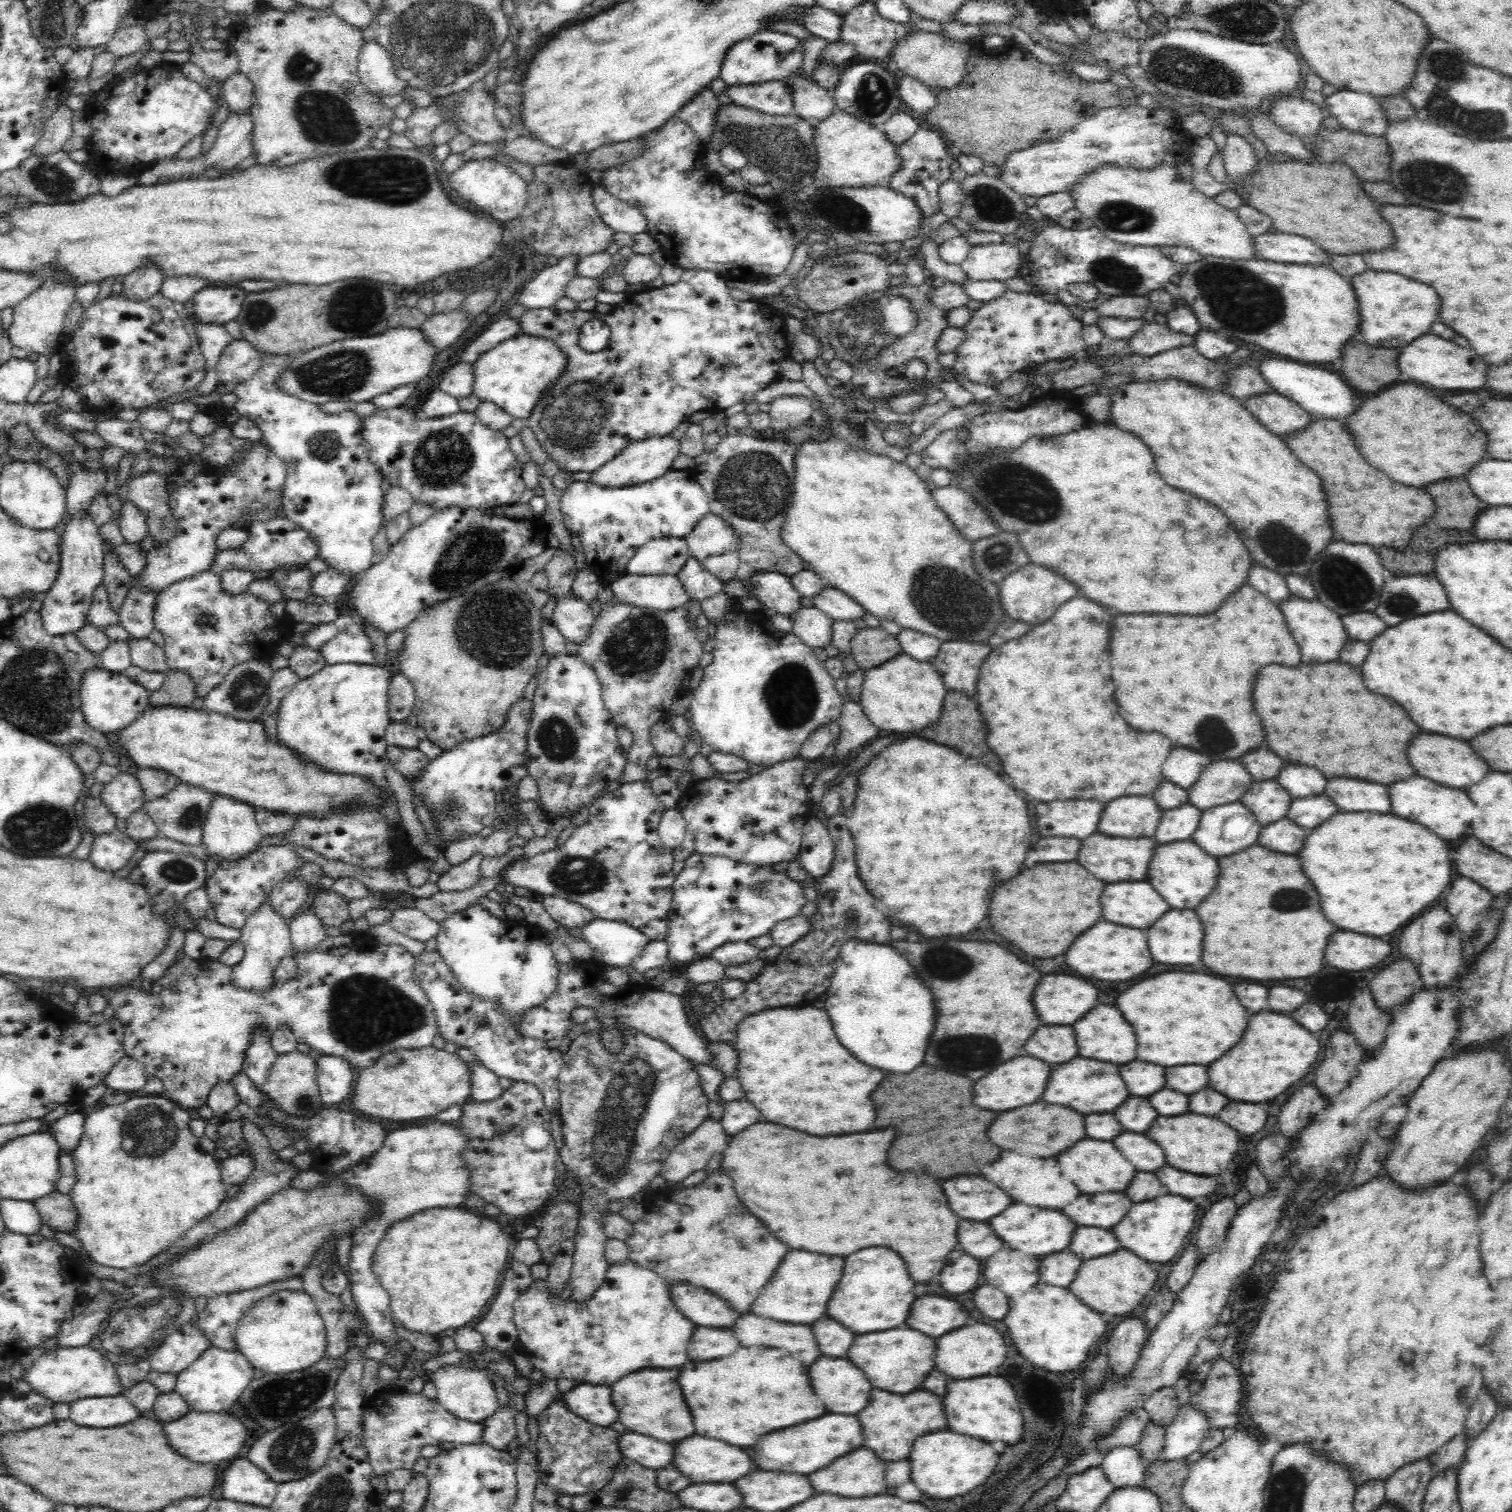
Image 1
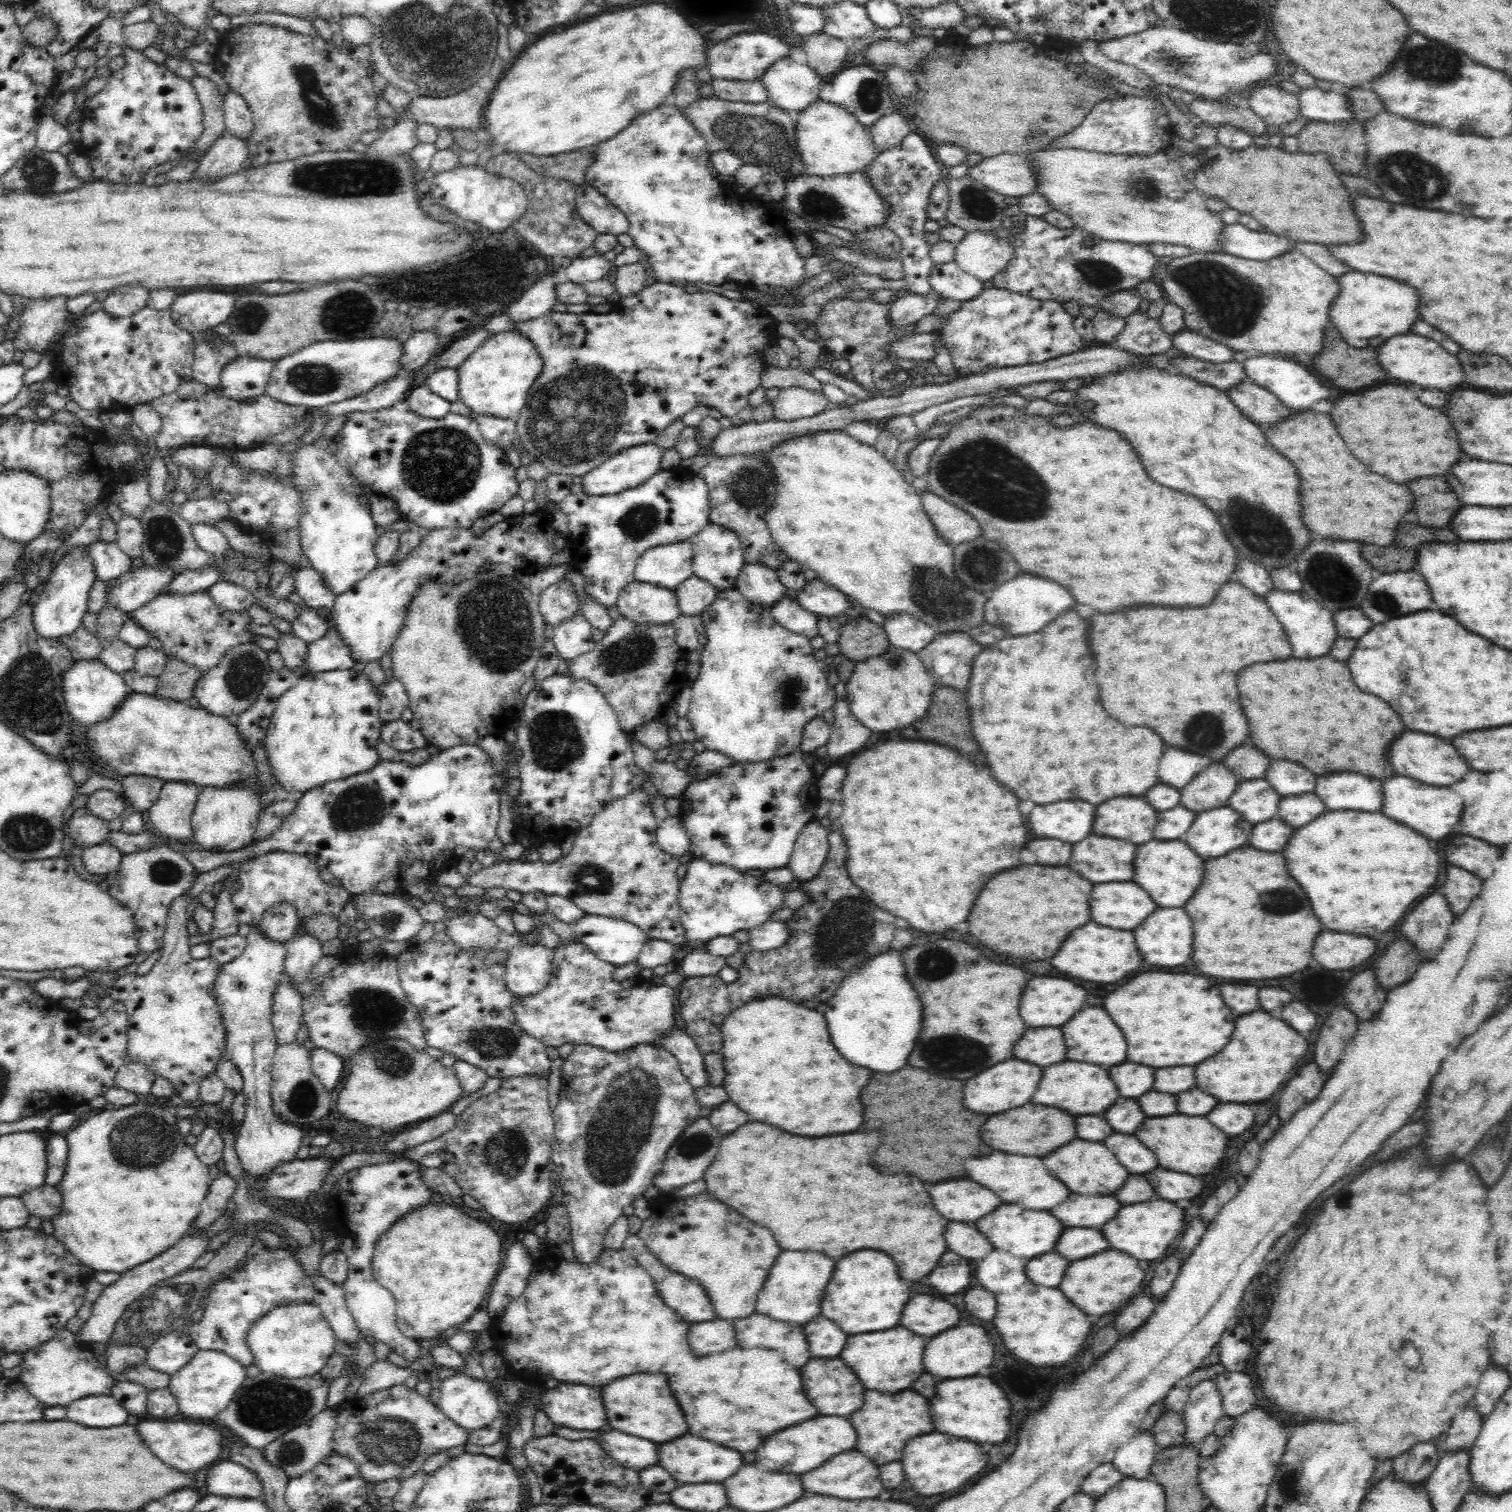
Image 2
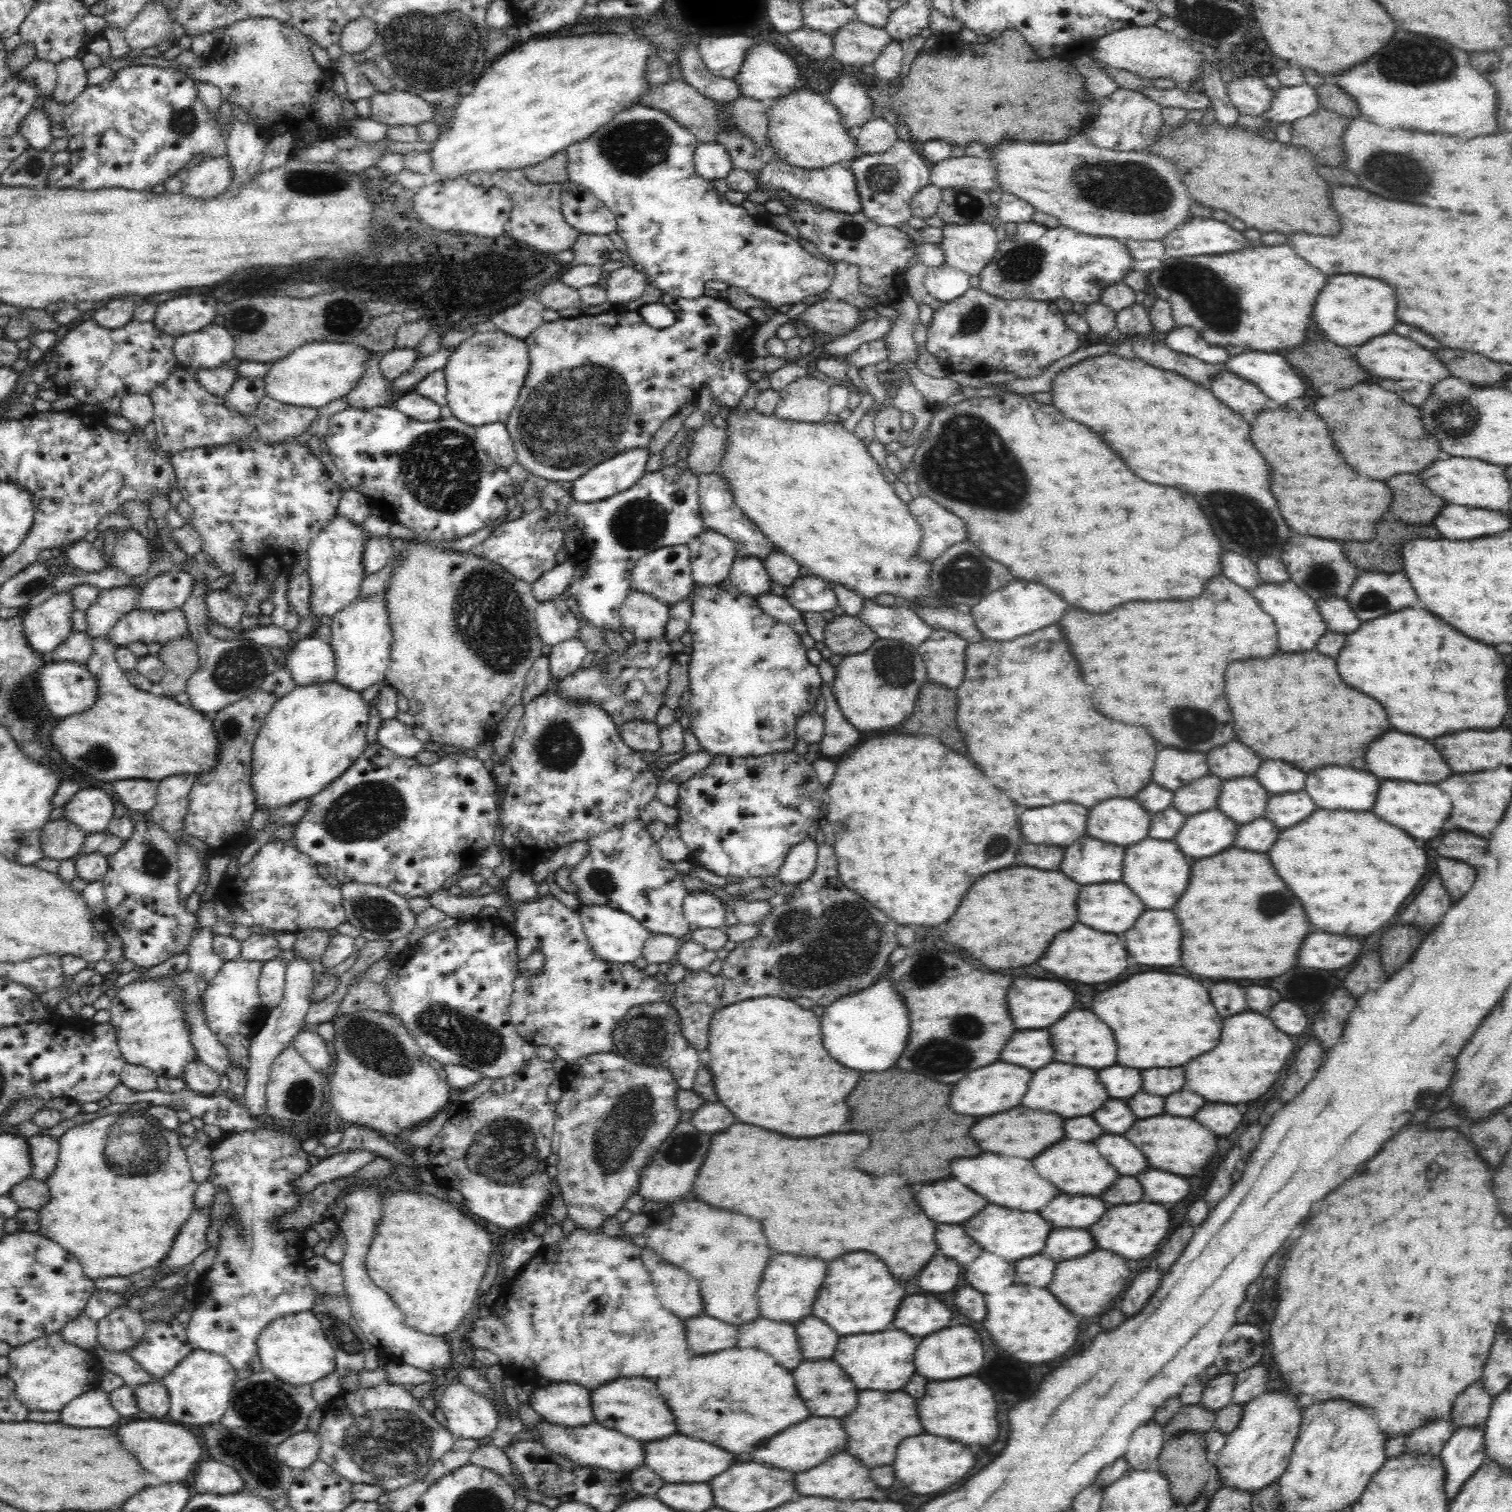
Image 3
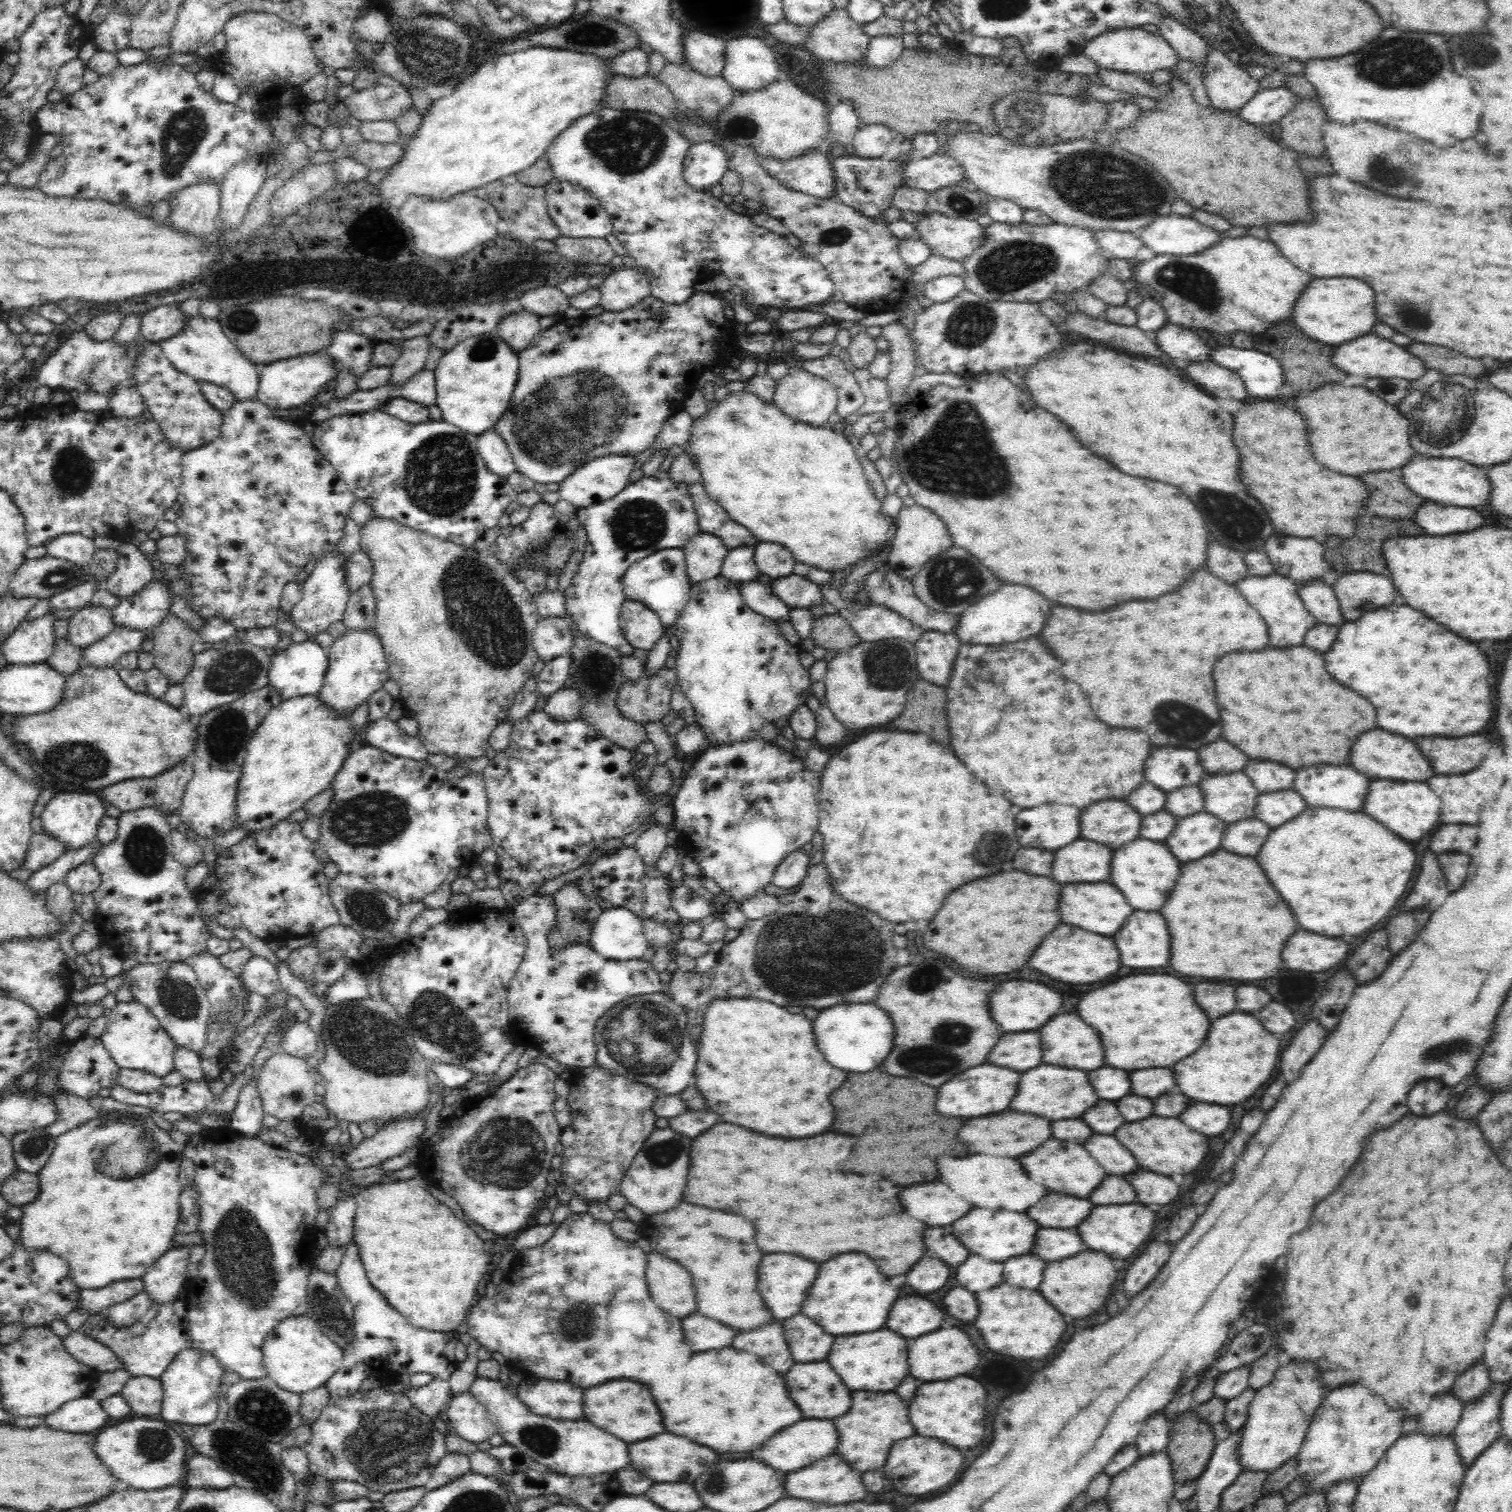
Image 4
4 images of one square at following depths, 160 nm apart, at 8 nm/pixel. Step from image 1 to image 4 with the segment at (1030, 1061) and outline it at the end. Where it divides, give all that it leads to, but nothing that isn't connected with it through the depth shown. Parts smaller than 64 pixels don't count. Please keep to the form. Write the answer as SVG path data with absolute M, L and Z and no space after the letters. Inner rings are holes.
M980 1064L974 1066L954 1078L950 1078L944 1086L938 1088L938 1100L936 1110L946 1116L964 1116L964 1118L976 1118L976 1116L988 1116L998 1114L1008 1108L1016 1094L1016 1086L1020 1080L1020 1072L998 1068L992 1064Z

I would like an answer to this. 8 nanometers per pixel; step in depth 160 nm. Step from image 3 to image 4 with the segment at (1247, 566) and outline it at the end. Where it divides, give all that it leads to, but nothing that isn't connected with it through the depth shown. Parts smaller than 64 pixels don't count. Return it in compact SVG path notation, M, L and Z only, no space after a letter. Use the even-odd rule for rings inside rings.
M1210 542L1204 562L1210 574L1234 585L1235 582L1247 577L1246 563L1242 556L1243 553L1232 550L1220 542Z

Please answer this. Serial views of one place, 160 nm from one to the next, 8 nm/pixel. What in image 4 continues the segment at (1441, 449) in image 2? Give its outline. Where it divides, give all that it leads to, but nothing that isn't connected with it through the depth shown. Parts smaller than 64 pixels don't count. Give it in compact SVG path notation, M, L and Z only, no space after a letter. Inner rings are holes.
M1330 382L1310 392L1306 398L1294 400L1308 430L1308 442L1316 462L1336 470L1338 474L1360 476L1374 470L1392 470L1404 466L1414 450L1408 440L1408 420L1398 410L1362 386L1342 386Z

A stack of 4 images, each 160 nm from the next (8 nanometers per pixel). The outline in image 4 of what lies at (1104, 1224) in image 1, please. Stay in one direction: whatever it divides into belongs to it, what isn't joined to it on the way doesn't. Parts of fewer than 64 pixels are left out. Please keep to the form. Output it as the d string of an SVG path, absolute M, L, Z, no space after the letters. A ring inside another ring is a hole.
M1048 1194L1026 1214L1042 1228L1072 1228L1078 1226L1092 1210L1092 1204L1084 1198L1072 1198L1062 1194Z

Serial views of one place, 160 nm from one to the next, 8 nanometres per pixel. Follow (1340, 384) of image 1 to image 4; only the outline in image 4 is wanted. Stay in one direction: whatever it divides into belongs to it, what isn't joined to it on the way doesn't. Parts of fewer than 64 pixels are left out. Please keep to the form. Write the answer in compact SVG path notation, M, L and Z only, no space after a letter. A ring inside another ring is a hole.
M1219 342L1217 348L1210 348L1208 358L1238 373L1249 399L1267 400L1279 395L1283 385L1282 367L1276 359L1256 350L1242 350L1224 344L1226 342Z

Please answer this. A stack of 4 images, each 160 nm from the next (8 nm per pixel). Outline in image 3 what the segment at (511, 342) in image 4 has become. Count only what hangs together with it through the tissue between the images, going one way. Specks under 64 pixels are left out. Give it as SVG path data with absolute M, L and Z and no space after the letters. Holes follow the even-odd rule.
M528 296L522 304L516 304L504 310L502 314L496 314L492 321L498 330L524 341L543 323L543 310L544 307L534 299L534 296Z

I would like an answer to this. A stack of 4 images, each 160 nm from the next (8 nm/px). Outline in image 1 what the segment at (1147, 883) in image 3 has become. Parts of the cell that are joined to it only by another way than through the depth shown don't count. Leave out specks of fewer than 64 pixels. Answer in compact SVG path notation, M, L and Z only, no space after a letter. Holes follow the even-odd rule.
M1190 840L1184 842L1172 842L1172 844L1162 844L1154 850L1148 872L1146 872L1146 882L1150 882L1156 892L1170 904L1169 908L1194 908L1198 906L1216 886L1218 880L1218 862L1210 854L1206 854L1202 848L1196 846Z

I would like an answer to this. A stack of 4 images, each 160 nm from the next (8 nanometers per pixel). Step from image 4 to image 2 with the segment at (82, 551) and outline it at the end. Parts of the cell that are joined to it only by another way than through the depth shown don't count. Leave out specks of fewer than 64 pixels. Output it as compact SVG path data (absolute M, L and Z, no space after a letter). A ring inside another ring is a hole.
M97 541L84 546L82 551L90 557L94 565L94 575L100 581L106 582L118 578L130 571L132 559L122 553L117 543Z

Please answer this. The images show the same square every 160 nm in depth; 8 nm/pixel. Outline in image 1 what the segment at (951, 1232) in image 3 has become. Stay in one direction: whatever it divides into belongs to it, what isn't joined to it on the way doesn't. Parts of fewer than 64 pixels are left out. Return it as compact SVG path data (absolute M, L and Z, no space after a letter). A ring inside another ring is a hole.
M960 1220L958 1222L958 1242L964 1252L968 1252L970 1256L978 1260L987 1259L1002 1248L1002 1239L996 1236L986 1221Z

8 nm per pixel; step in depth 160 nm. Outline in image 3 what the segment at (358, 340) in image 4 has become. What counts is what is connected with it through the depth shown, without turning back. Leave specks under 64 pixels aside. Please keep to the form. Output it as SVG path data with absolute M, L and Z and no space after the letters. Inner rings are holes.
M366 351L366 360L362 364L362 374L347 395L348 403L353 408L375 408L389 406L396 397L387 396L386 388L390 381L382 377L379 362L382 355Z

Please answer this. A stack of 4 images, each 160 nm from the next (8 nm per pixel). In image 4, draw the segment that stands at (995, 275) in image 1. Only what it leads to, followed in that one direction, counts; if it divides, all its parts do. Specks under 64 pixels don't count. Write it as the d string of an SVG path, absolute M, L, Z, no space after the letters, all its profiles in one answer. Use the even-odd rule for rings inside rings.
M920 212L912 225L916 229L916 238L928 246L930 254L945 256L956 262L972 254L985 234L985 227L976 220L952 218L941 212Z

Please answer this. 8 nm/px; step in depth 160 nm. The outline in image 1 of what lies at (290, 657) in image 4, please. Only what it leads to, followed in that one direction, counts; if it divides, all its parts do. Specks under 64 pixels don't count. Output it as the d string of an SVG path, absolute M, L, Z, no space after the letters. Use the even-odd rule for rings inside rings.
M348 623L344 630L336 633L334 638L324 642L318 648L324 657L325 665L356 663L374 665L374 654L364 627L358 623Z

